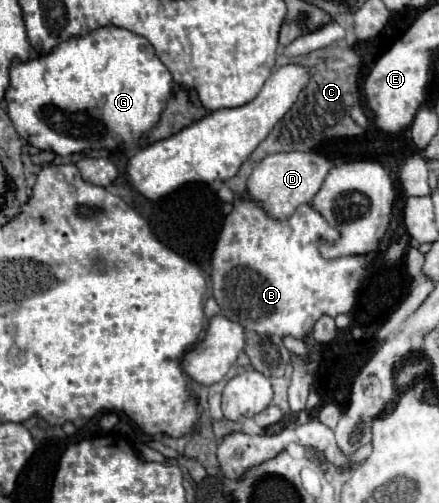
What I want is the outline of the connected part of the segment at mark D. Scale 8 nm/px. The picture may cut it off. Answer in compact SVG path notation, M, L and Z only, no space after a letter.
M279 152L263 158L257 168L253 170L247 190L249 198L263 204L263 208L273 216L275 220L289 218L295 208L303 202L311 202L315 194L319 192L327 172L335 168L335 162L317 154L317 152Z

